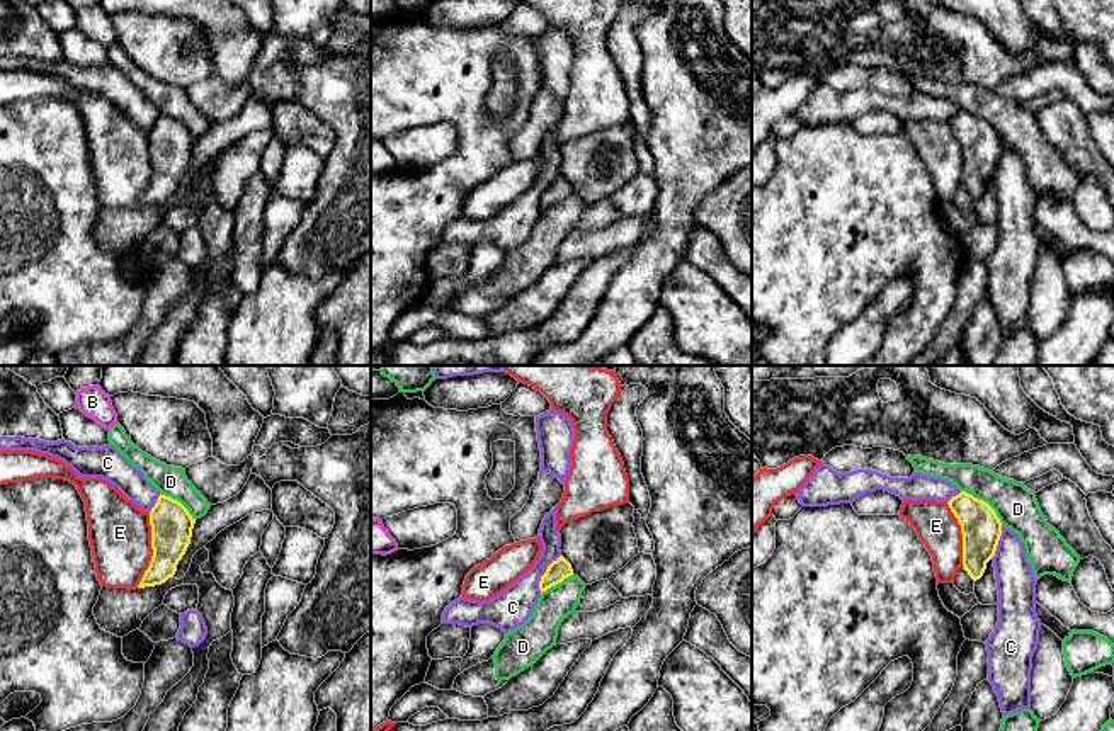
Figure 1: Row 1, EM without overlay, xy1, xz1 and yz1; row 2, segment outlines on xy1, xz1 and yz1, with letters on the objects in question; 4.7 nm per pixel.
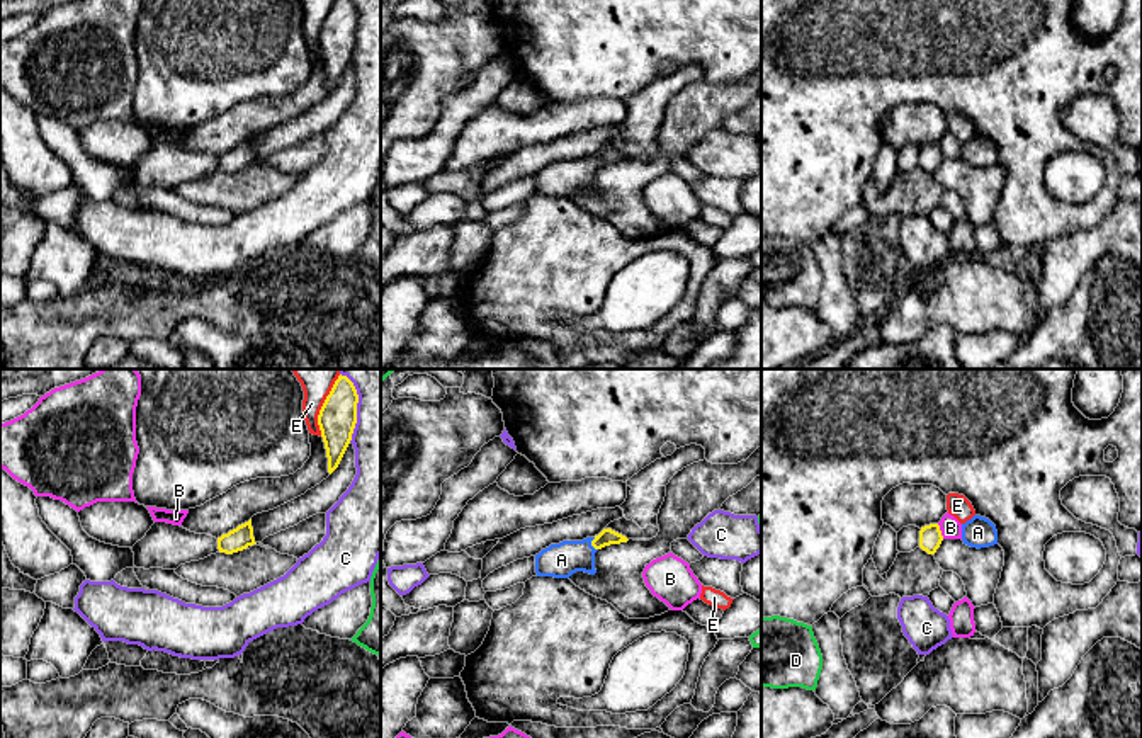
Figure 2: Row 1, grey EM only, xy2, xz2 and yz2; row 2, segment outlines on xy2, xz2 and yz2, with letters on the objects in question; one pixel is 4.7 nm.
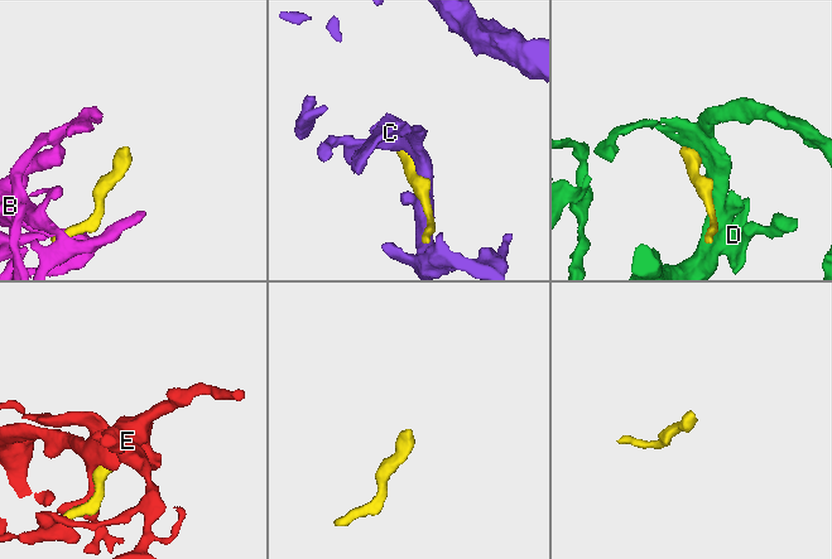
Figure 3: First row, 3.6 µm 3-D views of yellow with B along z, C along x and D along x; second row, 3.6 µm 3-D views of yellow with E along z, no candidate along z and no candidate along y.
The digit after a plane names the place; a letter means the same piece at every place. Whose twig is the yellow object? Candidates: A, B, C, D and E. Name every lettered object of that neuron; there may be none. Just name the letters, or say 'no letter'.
A

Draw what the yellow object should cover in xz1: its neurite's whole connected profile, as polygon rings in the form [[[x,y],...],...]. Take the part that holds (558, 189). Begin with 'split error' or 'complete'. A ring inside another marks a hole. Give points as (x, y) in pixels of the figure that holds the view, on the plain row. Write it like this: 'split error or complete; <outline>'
complete; [[[560,175],[548,185],[546,192],[541,196],[539,201],[541,212],[561,202],[565,197],[571,194],[573,194],[571,184],[563,175]]]

